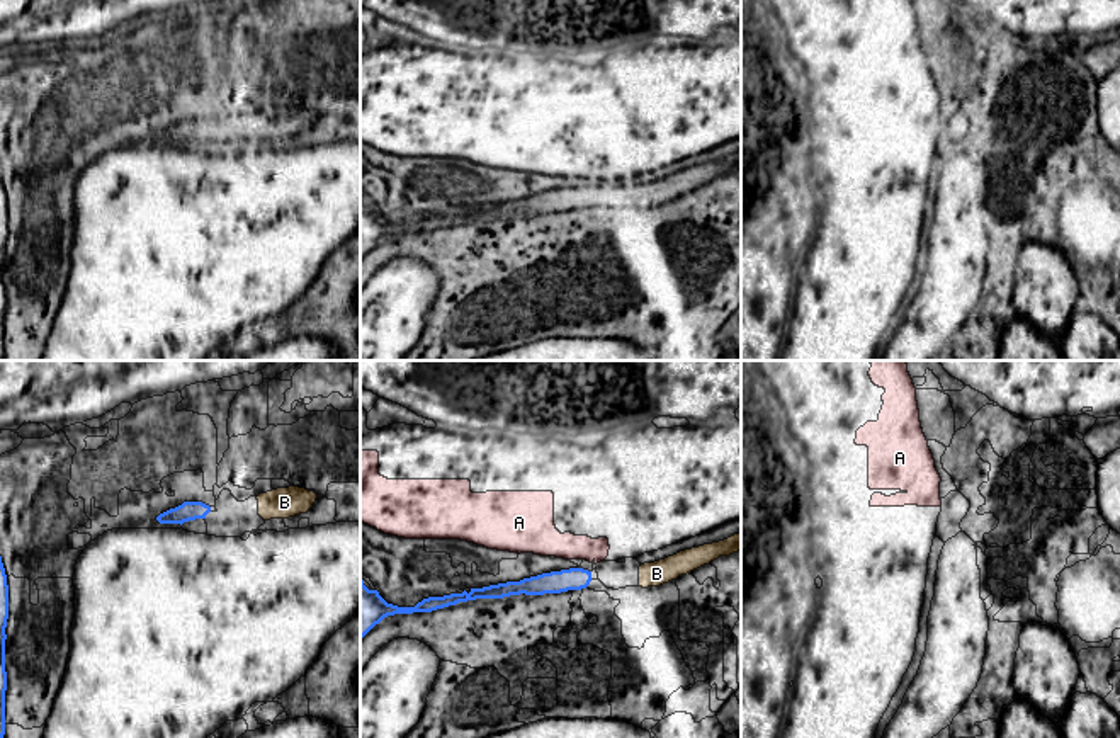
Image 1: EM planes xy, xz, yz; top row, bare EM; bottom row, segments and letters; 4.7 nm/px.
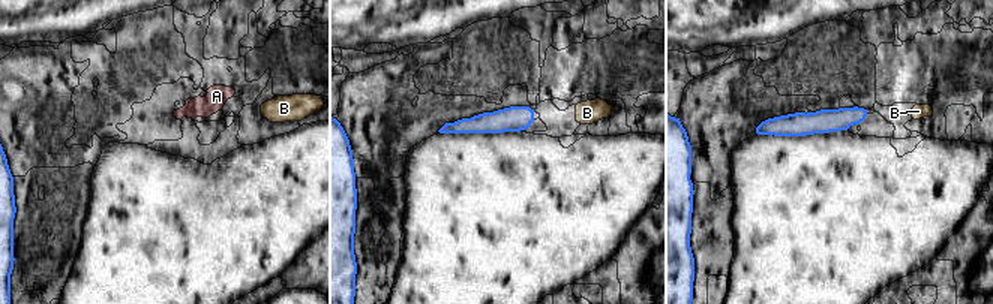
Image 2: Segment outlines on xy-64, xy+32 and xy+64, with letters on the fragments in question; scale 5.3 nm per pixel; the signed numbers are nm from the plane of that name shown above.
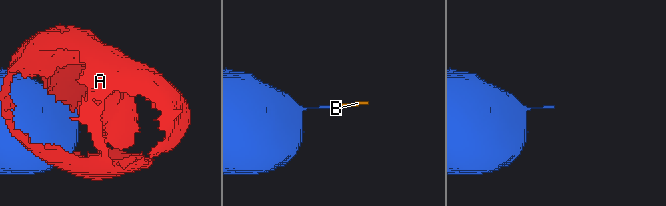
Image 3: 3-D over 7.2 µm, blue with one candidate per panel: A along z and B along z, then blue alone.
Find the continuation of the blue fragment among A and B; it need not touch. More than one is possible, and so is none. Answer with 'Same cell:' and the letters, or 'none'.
Same cell: B

